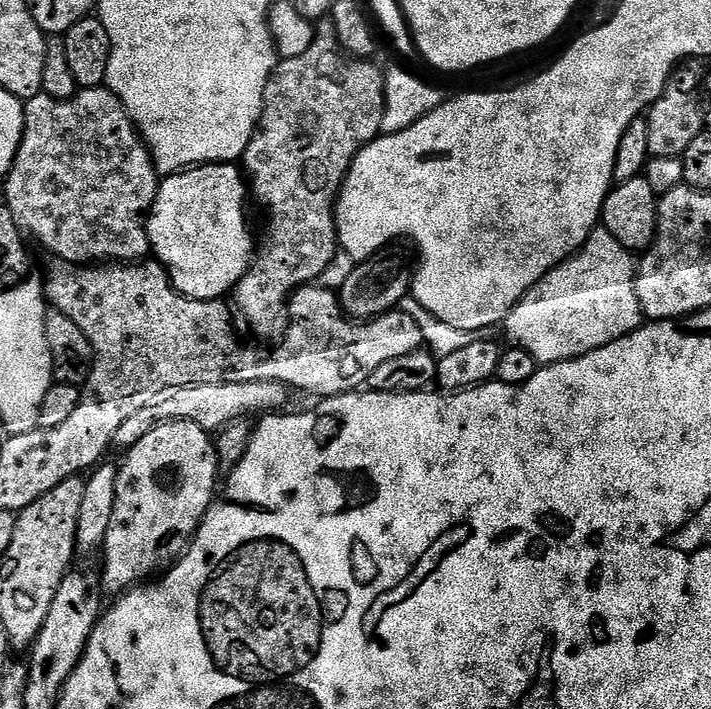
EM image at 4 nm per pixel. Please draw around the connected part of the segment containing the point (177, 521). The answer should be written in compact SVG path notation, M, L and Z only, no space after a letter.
M166 422L146 438L142 438L133 448L127 449L124 464L119 467L118 498L114 502L114 518L102 549L104 572L102 588L105 593L123 594L147 581L151 572L167 570L184 555L209 508L218 496L216 475L222 471L218 463L213 437L202 426L194 422Z

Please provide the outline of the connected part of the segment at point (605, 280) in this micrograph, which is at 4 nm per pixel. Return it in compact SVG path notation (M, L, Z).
M597 226L572 259L564 261L552 272L545 274L531 293L513 306L502 322L502 329L504 328L508 335L507 343L513 348L526 350L526 354L534 357L537 365L547 366L585 356L630 334L646 320L636 293L637 271L637 257L624 249L622 242L618 242L614 234L610 234L602 226Z

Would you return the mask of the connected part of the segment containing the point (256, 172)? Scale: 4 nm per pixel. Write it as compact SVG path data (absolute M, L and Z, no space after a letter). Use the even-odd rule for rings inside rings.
M325 18L316 24L316 41L299 58L280 60L272 77L268 79L268 85L264 91L264 109L260 115L260 120L256 124L256 132L250 138L242 157L242 168L246 173L247 183L250 185L251 195L260 203L260 208L264 211L264 216L268 221L264 224L264 237L259 237L258 247L254 252L254 259L248 272L234 289L236 304L234 308L237 313L244 315L244 320L260 336L272 336L283 333L288 320L288 302L293 292L297 292L305 286L312 286L316 280L332 264L332 259L338 256L338 241L336 238L336 202L340 198L340 189L344 187L344 180L348 177L350 166L354 158L361 150L375 140L382 132L382 118L384 117L384 75L383 71L375 68L372 60L357 60L345 54L340 43L336 40L336 31L331 19Z

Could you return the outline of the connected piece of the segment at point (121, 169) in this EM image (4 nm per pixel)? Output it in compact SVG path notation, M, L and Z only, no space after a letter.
M107 86L99 88L82 88L69 100L55 100L43 94L30 97L24 106L24 133L22 142L18 146L18 154L14 158L14 166L10 174L2 182L2 199L7 204L10 214L13 215L21 233L29 241L37 240L50 255L56 256L57 261L66 264L83 264L96 266L101 262L140 262L149 255L150 245L148 242L148 215L152 213L152 207L156 201L156 195L160 189L161 177L156 171L152 156L148 153L148 146L140 137L128 111L122 106L122 102Z

